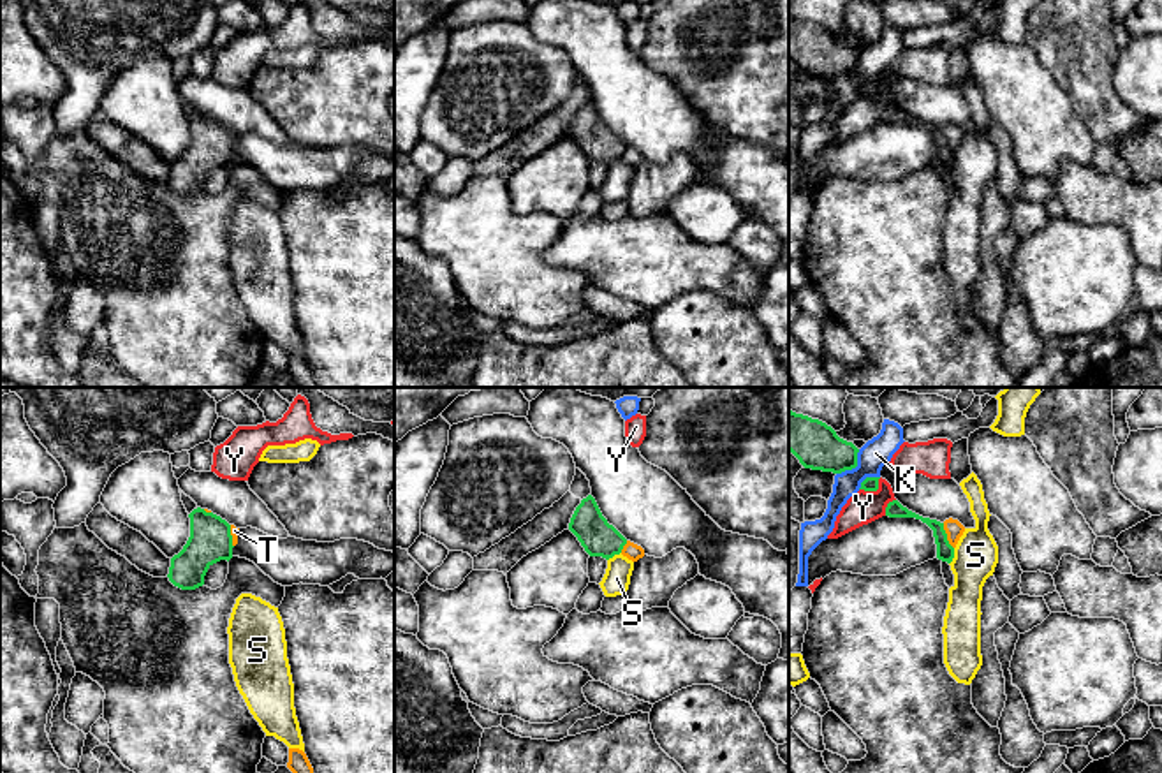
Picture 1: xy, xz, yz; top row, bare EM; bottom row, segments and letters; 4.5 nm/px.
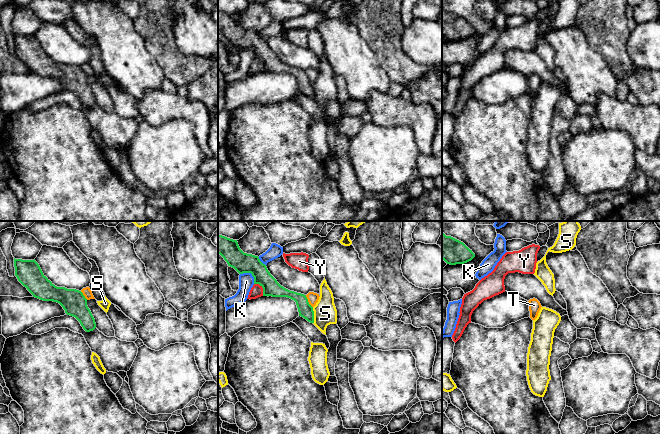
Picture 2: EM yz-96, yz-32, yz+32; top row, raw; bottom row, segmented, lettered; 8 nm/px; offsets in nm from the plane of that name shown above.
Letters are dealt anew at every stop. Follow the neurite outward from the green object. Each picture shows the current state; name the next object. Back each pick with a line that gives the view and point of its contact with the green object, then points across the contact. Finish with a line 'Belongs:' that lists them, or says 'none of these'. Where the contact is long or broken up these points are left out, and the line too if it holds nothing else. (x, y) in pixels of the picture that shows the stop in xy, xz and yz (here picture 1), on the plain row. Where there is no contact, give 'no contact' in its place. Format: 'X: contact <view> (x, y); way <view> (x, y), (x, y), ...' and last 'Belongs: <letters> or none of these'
Belongs: none of these

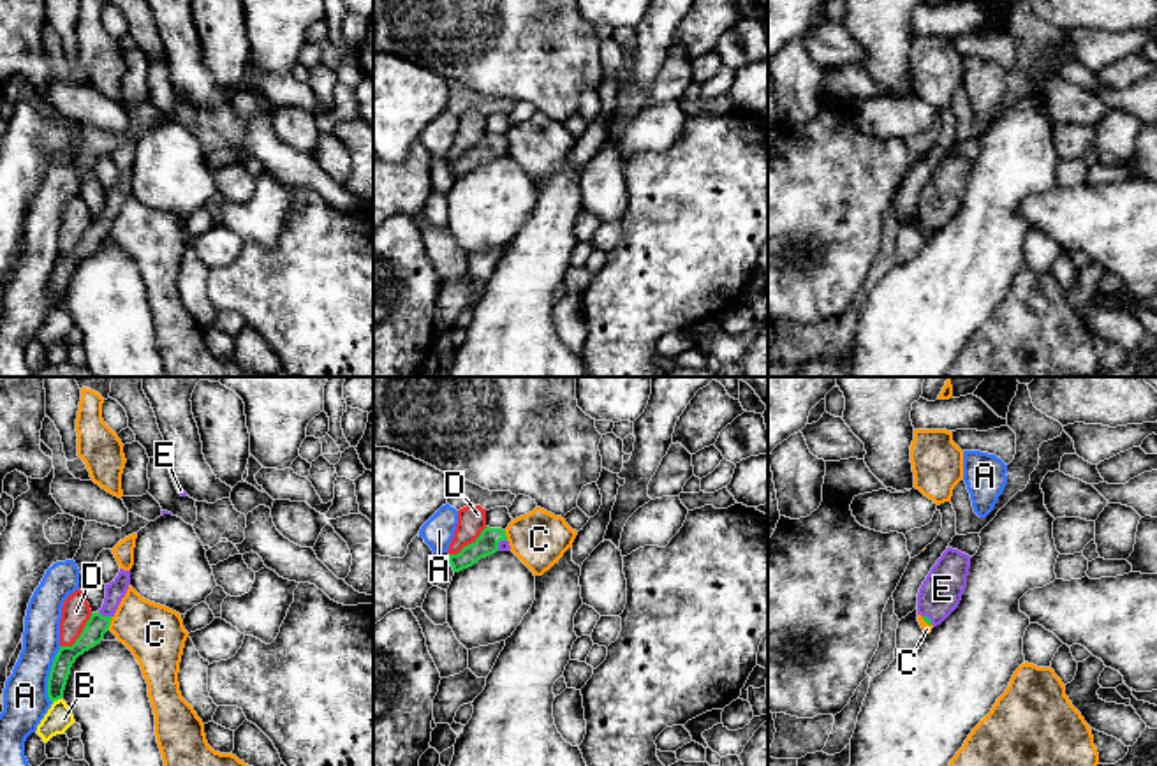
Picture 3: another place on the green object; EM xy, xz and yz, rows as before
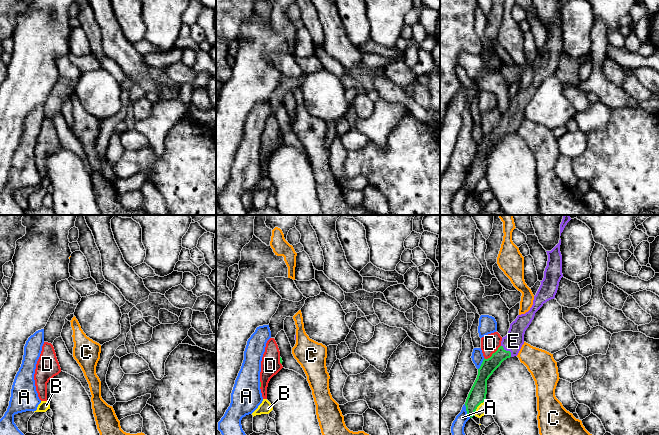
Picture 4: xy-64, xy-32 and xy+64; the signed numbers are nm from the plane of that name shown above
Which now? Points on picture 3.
E: contact xy (106, 222); way xy (97, 231), (106, 222), (115, 196)
Belongs: E

